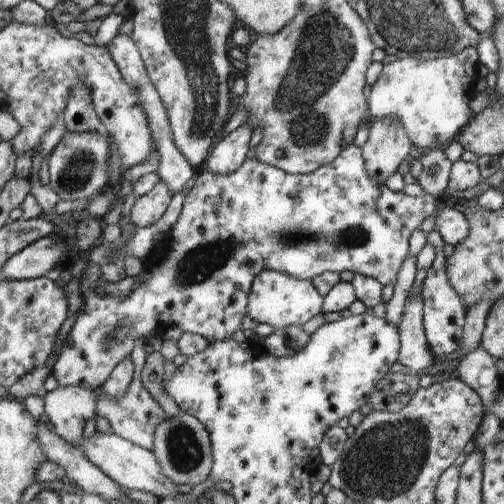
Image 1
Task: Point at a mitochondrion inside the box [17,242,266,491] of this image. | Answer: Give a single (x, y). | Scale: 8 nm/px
(184, 450)

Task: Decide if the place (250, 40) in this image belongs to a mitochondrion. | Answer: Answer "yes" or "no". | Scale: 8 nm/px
no

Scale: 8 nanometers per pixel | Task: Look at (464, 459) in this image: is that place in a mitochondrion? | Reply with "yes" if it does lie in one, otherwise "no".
no

